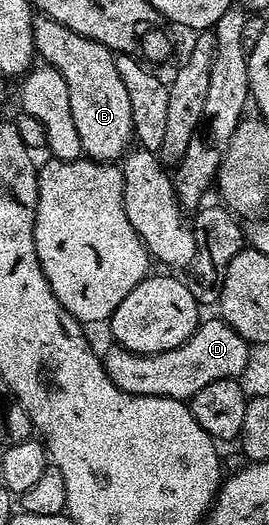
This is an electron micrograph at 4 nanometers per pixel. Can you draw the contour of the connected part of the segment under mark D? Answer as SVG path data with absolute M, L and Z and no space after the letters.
M214 318L203 319L198 329L188 338L188 342L172 350L156 354L136 354L129 352L127 348L110 346L101 359L108 378L120 390L128 394L163 396L186 402L200 390L204 390L204 386L212 386L212 382L241 377L248 366L251 349L251 345L240 338L240 334L232 330L232 326L228 326L220 318Z

